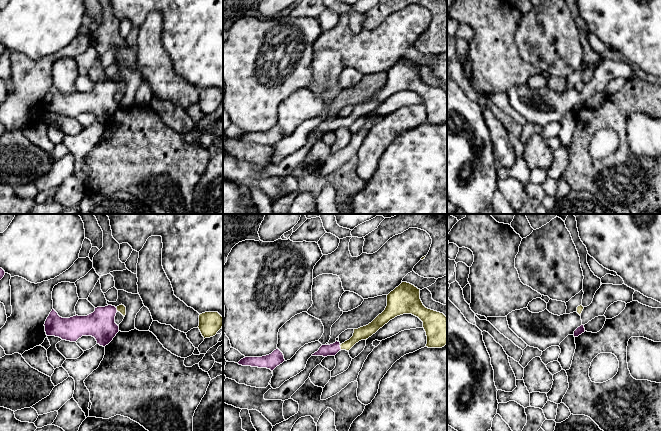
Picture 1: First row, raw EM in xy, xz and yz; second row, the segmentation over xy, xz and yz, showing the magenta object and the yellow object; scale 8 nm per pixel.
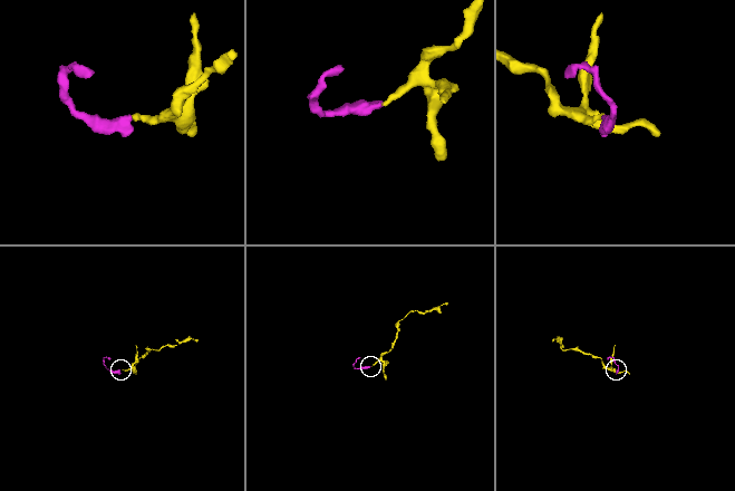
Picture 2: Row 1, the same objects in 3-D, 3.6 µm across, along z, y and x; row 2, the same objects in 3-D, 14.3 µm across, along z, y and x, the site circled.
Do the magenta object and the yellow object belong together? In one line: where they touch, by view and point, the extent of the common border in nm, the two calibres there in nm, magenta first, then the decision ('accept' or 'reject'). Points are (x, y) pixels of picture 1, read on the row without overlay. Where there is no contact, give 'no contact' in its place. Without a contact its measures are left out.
contact xz (340, 123); length 50 nm; calibres 100 and 110 nm; accept

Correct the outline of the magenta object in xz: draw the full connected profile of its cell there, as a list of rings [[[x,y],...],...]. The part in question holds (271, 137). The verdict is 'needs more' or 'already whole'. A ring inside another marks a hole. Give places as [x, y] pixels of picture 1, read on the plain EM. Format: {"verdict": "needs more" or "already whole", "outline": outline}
{"verdict": "already whole", "outline": [[[277,124],[271,130],[262,133],[245,133],[238,140],[258,144],[267,144],[273,147],[285,137],[283,129]]]}

